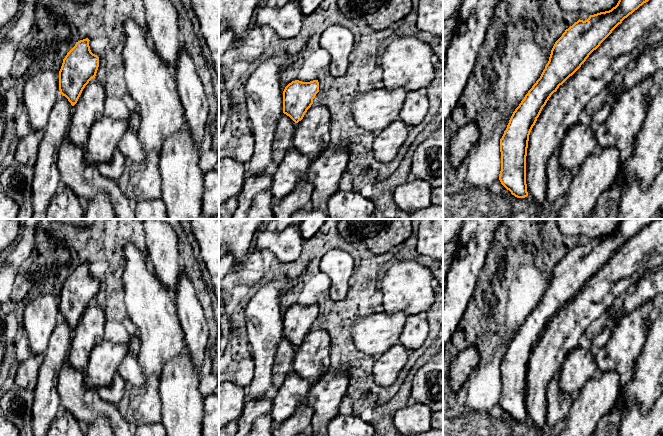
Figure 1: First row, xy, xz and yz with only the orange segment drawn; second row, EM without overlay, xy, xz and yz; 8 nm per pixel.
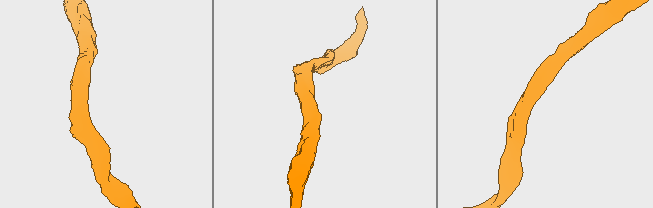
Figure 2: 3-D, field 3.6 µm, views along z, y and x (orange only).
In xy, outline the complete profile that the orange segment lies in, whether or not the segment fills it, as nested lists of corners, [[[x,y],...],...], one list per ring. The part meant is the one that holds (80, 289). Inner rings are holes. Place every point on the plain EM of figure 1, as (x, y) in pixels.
[[[89,263],[76,266],[63,283],[59,295],[59,314],[74,330],[89,305],[95,302],[99,281],[90,274]]]

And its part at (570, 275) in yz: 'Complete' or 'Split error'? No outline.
Complete

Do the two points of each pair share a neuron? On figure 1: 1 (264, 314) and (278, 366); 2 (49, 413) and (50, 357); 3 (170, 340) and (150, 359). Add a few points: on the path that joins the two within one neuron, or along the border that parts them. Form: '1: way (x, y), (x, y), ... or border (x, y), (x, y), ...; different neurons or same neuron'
1: border (283, 337), (278, 345), (275, 356), (272, 379); different neurons
2: way (49, 399), (49, 371); same neuron
3: way (165, 344), (155, 354); same neuron

